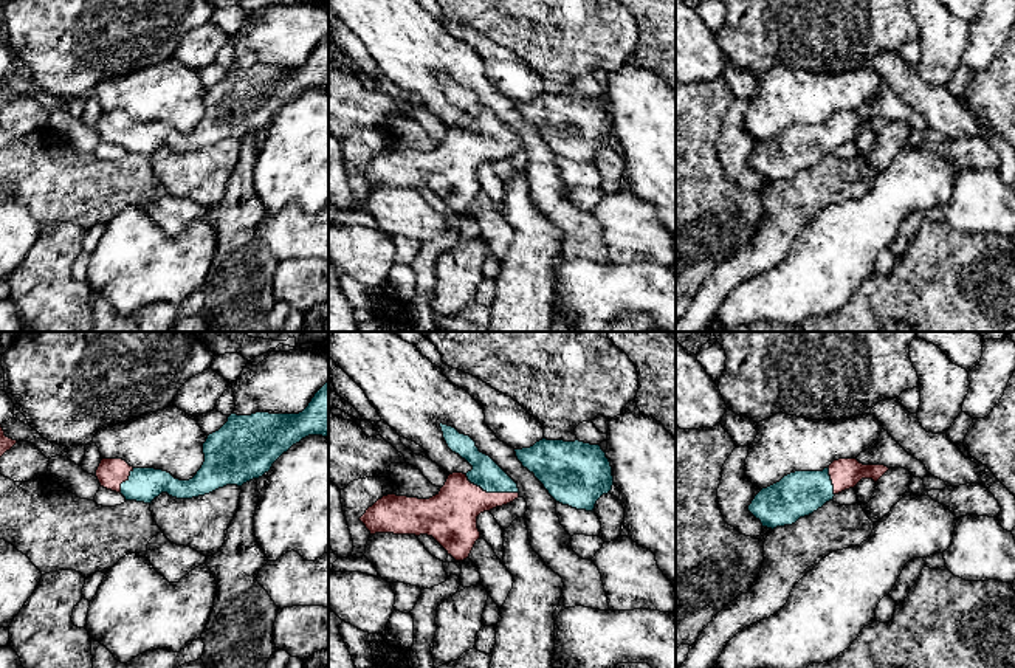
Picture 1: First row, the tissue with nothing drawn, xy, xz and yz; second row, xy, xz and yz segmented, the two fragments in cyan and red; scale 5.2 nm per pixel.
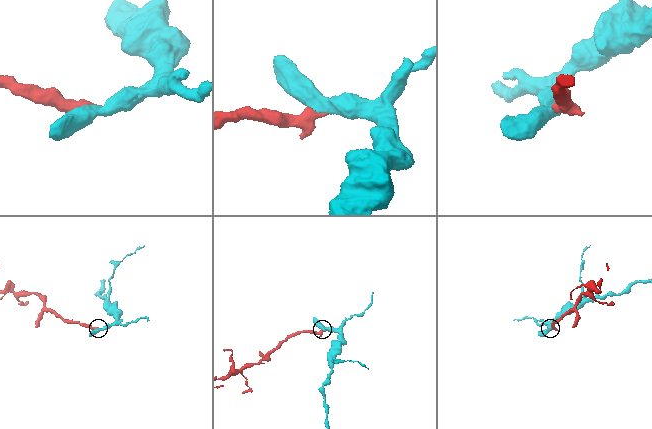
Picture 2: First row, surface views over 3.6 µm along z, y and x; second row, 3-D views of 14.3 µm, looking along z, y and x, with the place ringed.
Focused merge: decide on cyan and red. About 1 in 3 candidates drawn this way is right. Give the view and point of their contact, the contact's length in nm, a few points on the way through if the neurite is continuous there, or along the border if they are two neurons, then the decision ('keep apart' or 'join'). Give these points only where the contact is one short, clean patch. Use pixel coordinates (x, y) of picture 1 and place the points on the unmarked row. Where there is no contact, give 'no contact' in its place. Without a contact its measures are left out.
xz (492, 144) | 300 nm | across xz (485, 126), (487, 138), (492, 144), (476, 144), (451, 169) | join

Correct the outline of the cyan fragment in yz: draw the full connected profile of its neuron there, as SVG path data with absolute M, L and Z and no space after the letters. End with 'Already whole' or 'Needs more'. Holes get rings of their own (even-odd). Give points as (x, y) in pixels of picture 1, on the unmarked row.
M838 112L823 124L795 124L762 141L748 164L762 180L772 183L792 178L821 161L835 147L857 139L862 132L877 135L888 122L885 118L863 118L857 112Z. Needs more

